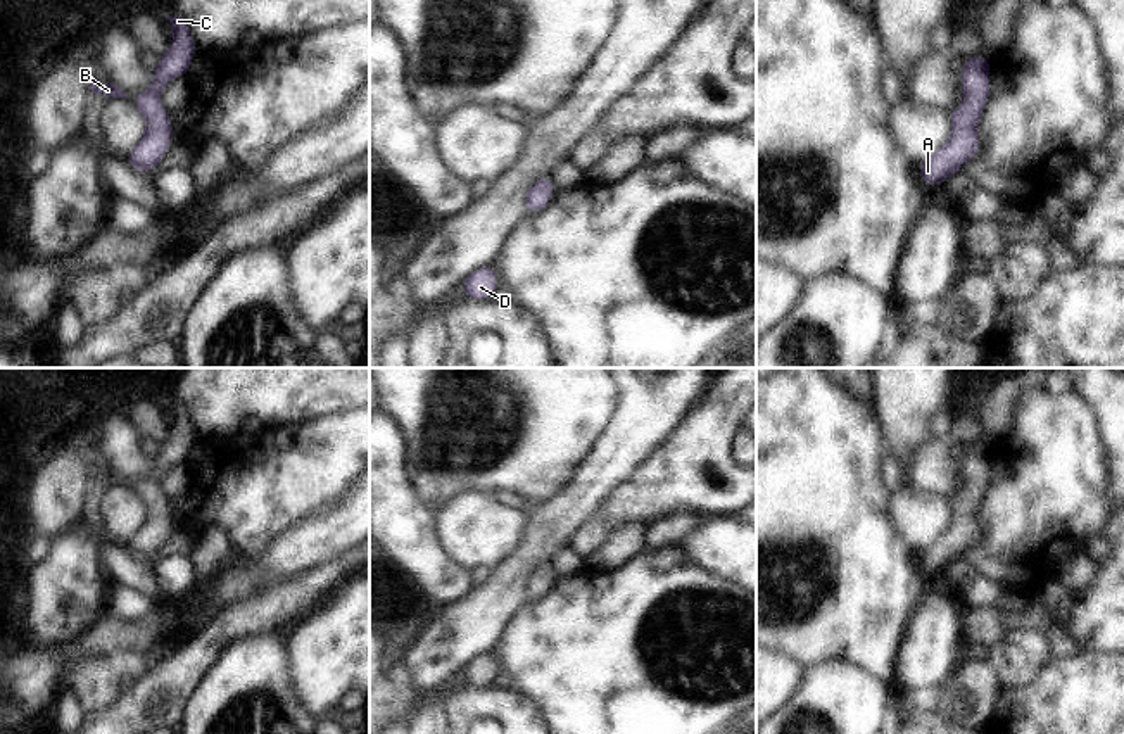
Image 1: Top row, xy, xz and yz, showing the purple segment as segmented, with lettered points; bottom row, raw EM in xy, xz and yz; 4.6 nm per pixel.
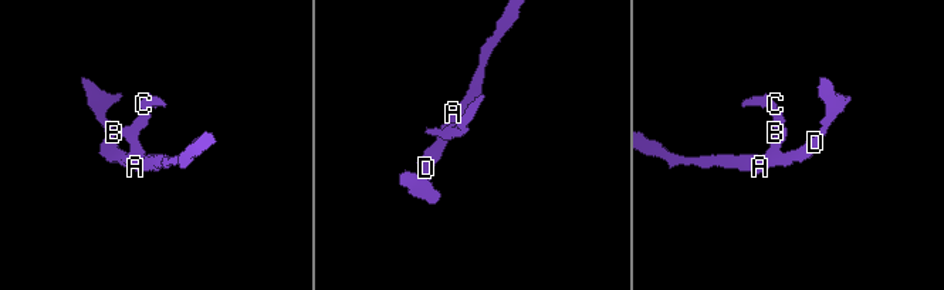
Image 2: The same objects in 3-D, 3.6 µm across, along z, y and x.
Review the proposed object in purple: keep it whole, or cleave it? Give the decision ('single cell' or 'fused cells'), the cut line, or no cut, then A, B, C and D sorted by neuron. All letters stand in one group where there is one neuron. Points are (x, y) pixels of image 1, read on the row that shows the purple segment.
single cell; cut none; groups A B C D

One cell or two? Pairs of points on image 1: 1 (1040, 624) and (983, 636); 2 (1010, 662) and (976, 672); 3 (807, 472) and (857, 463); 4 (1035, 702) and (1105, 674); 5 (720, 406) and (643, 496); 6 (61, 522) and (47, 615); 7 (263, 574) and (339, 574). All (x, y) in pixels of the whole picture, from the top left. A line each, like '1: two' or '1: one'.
1: one
2: two
3: one
4: one
5: one
6: two
7: two

